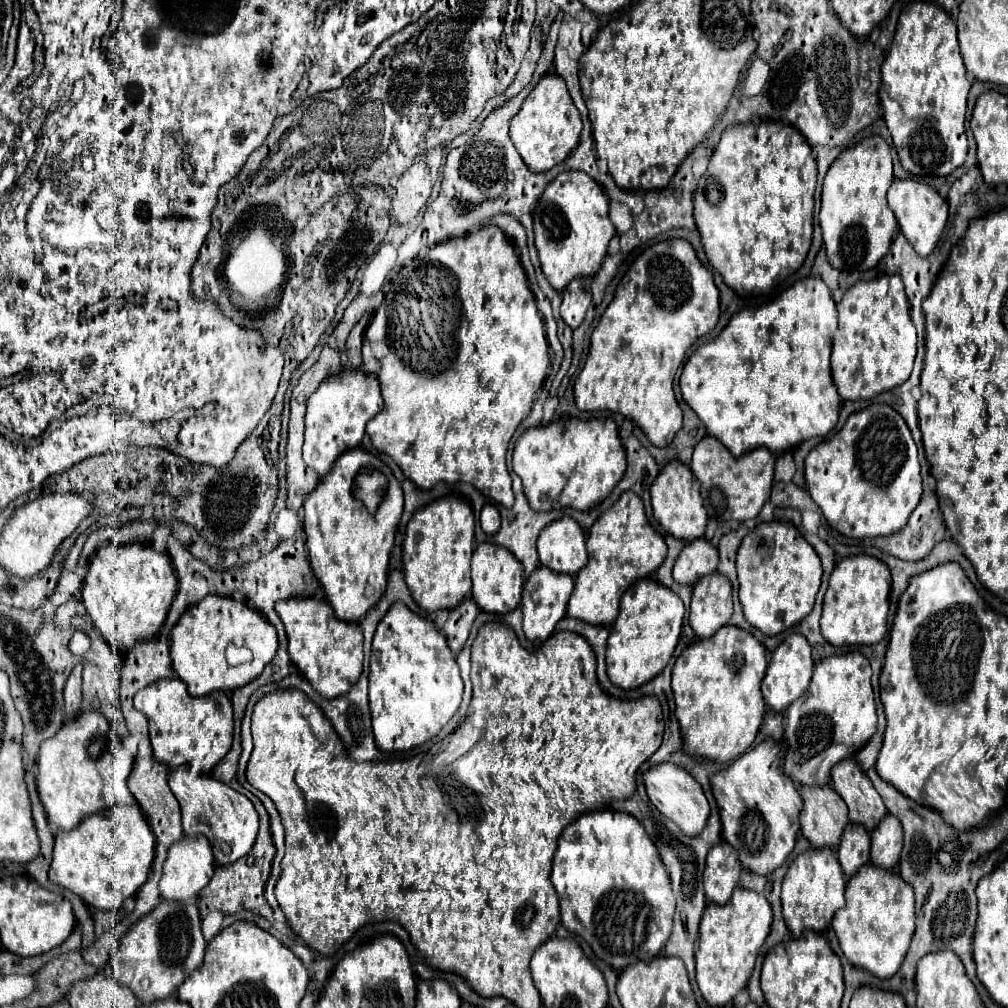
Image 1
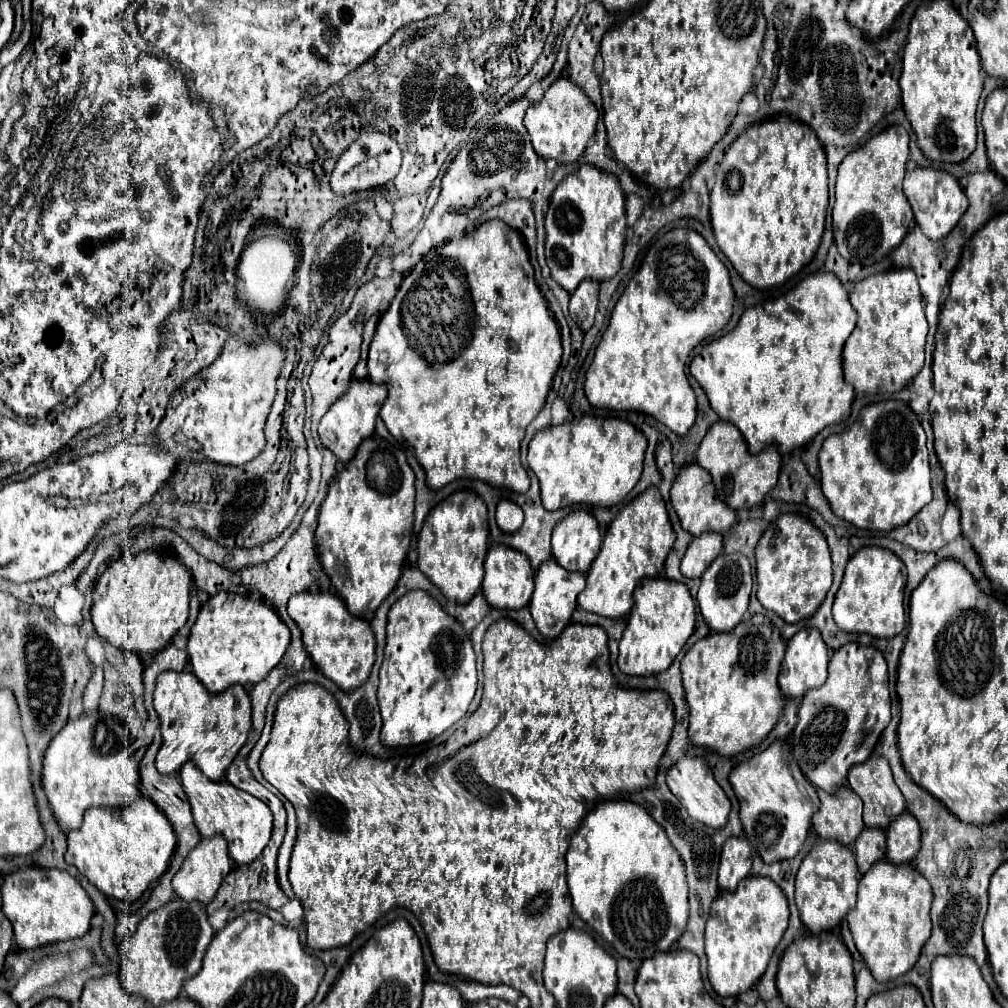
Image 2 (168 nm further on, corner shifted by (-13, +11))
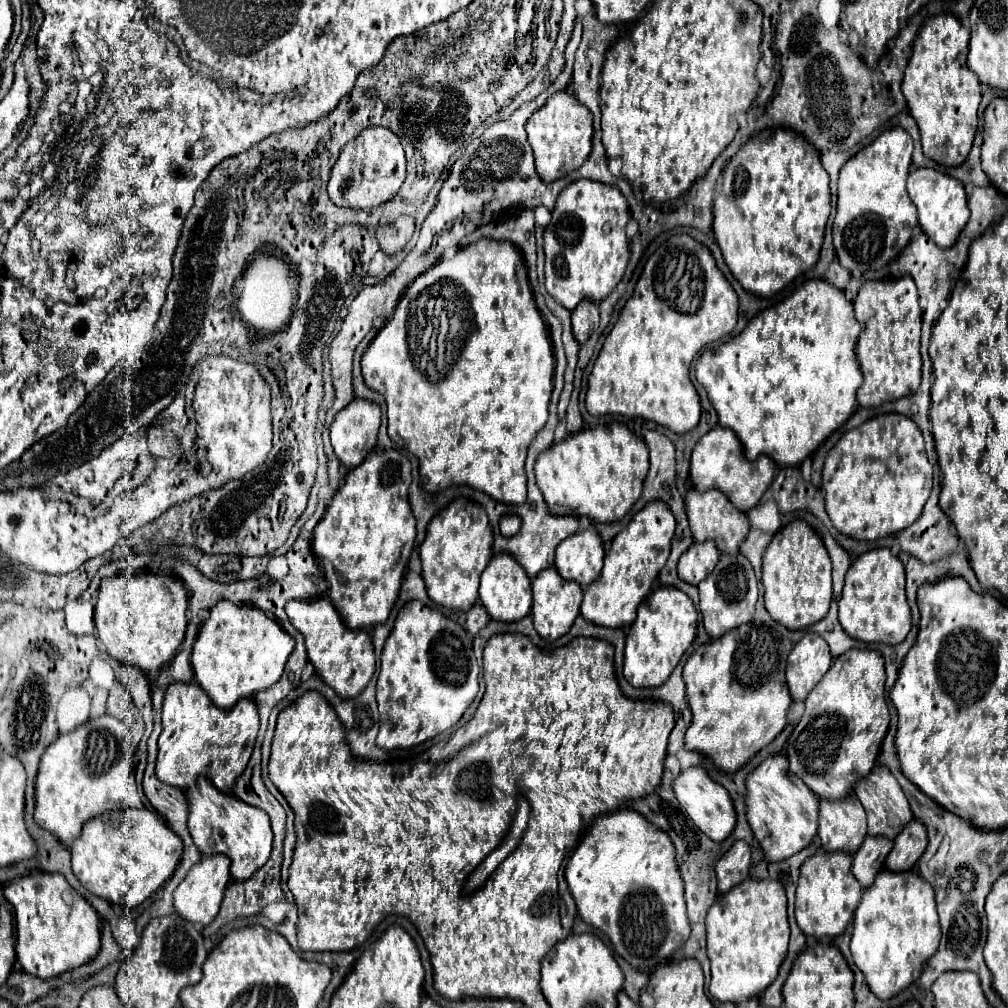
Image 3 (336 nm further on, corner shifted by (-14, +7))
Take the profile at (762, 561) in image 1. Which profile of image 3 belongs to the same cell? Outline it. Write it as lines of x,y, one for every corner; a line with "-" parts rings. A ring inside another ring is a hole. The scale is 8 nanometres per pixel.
794,520
774,534
764,554
762,582
766,610
788,630
802,630
824,618
832,600
832,562
824,542
804,520

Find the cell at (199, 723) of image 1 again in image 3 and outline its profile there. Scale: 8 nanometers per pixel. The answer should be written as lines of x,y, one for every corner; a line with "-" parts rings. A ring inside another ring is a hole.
174,682
166,688
164,706
162,706
162,734
158,738
158,758
156,758
156,776
160,782
188,790
200,776
208,778
220,792
230,794
236,778
244,772
258,734
258,712
256,704
250,698
242,698
230,710
220,710
212,704
208,694
198,684

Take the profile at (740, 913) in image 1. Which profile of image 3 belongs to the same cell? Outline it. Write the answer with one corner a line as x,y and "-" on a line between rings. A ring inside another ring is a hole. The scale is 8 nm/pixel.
748,878
740,882
726,894
720,894
712,904
706,916
706,932
708,932
708,958
712,966
712,982
710,994
720,1002
746,1002
750,998
758,998
778,976
778,968
788,954
788,916
786,916
786,892
784,886
776,880
756,880

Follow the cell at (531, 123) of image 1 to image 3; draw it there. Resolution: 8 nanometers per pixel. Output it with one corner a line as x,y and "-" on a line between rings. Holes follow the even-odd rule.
566,92
552,94
546,104
530,116
526,122
526,132
534,150
536,172
544,182
554,182
580,168
592,150
592,114
584,104

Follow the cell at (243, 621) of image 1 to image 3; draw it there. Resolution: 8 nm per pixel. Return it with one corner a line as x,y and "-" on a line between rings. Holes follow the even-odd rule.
228,600
218,602
198,632
192,650
192,668
198,684
208,692
218,708
232,708
236,700
250,698
276,684
284,672
288,656
294,650
294,638
286,634
276,620
254,606
236,606

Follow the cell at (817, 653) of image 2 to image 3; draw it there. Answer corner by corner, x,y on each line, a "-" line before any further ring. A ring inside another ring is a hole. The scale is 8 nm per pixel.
804,634
792,648
786,666
786,684
794,700
806,700
810,690
822,680
832,664
830,648
822,636

